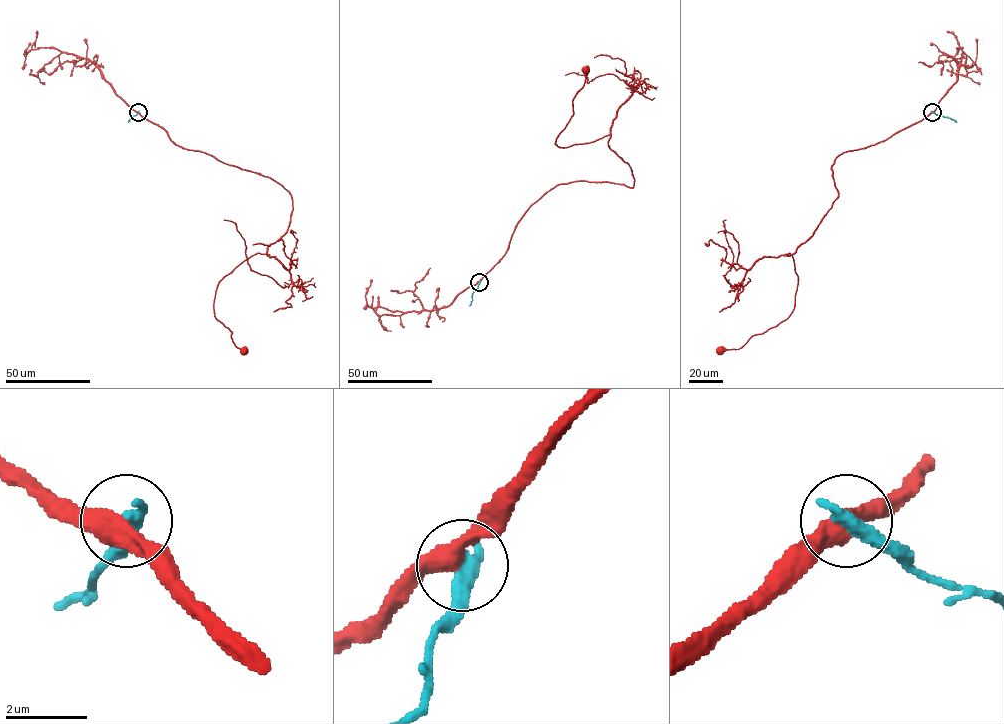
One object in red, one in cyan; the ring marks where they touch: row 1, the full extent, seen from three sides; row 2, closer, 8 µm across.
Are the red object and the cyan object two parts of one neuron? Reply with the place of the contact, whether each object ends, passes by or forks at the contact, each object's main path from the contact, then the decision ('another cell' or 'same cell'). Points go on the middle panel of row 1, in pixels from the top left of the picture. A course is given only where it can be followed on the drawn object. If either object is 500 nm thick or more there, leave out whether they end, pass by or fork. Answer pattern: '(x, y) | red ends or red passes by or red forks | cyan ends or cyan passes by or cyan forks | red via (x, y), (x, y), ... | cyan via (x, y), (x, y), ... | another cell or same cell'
(479, 282) | red passes by | cyan ends | red via (479, 281), (524, 212), (556, 185), (633, 187), (609, 135), (555, 144), (586, 70) | cyan via (479, 281), (469, 306) | another cell

